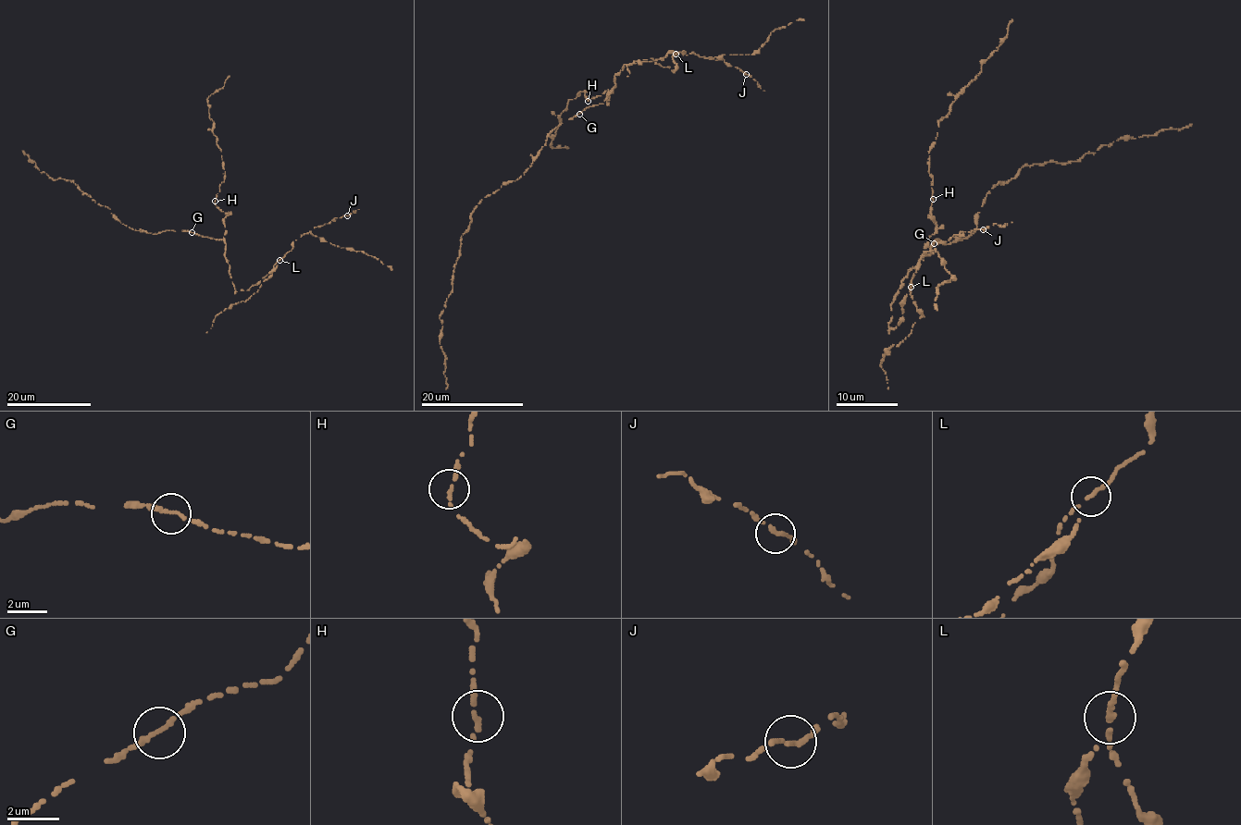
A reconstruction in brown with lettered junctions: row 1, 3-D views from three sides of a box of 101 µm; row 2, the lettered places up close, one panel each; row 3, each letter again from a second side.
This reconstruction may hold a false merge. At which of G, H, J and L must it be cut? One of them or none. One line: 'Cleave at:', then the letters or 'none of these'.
Cleave at: L

